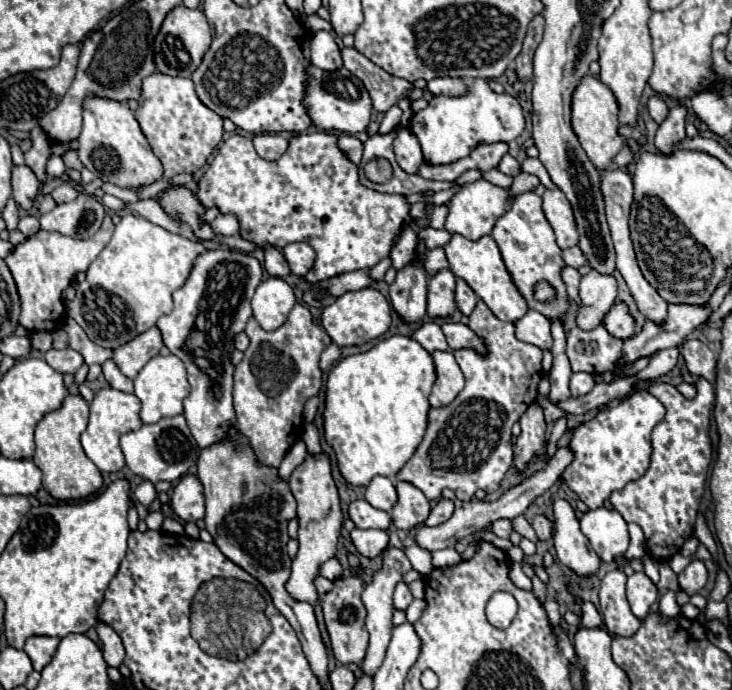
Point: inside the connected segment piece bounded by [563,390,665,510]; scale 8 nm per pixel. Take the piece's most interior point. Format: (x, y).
(613, 448)

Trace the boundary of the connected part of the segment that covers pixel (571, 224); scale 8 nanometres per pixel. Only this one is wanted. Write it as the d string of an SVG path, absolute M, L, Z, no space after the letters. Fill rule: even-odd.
M545 190L543 194L543 210L549 220L549 224L555 230L559 248L571 248L579 242L579 232L573 216L573 208L567 202L565 194L561 190Z

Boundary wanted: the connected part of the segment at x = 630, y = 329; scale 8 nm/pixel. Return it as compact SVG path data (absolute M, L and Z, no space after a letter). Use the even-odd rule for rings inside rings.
M617 302L617 304L613 304L611 308L609 308L609 312L603 316L603 328L611 334L611 336L615 336L615 338L619 338L619 340L627 340L627 338L631 338L633 334L635 334L635 318L631 316L631 312L629 312L629 306L625 304L625 302Z

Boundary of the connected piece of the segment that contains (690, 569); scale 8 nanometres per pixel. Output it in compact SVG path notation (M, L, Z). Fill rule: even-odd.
M691 560L687 564L687 568L677 576L677 580L679 580L679 588L685 594L689 594L689 596L697 594L705 586L705 582L707 582L705 564L701 560Z

